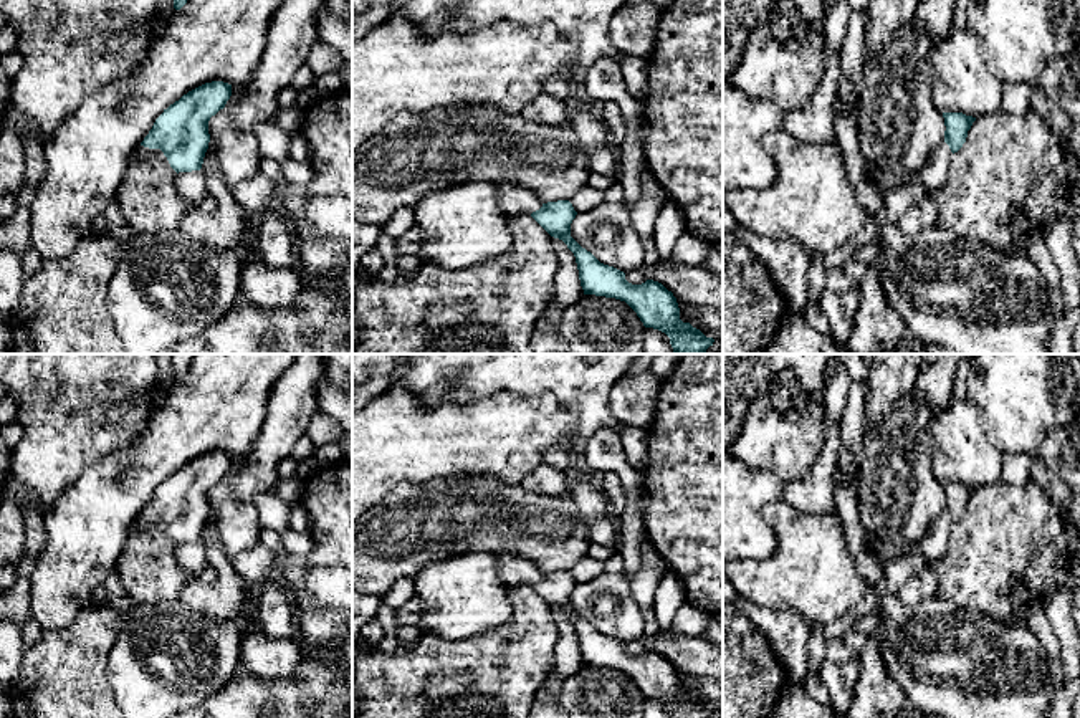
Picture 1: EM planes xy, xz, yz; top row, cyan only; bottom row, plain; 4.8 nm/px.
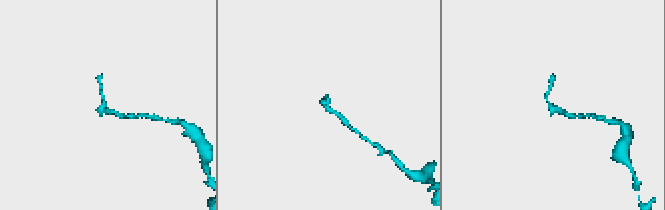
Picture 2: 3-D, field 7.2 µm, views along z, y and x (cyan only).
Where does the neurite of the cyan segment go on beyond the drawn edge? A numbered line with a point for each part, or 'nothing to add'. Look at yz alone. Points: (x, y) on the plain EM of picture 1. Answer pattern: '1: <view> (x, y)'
1: yz (935, 543)

